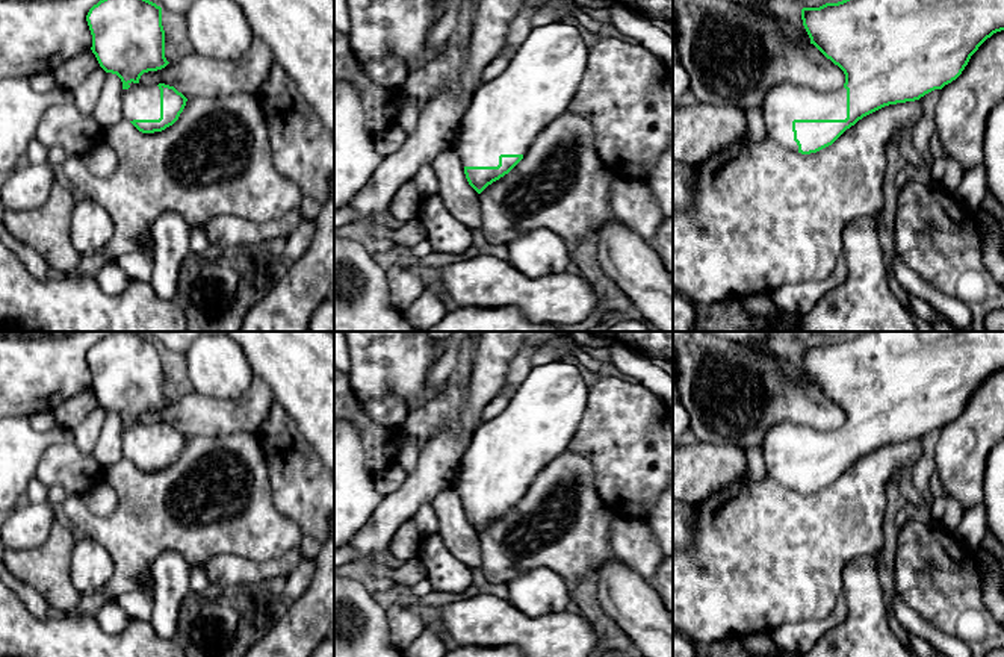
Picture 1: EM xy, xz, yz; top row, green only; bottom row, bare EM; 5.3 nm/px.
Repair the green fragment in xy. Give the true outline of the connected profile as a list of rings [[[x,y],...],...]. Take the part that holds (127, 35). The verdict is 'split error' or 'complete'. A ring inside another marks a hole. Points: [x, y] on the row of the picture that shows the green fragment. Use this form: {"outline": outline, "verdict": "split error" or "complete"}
{"outline": [[[100,0],[94,5],[86,21],[92,35],[92,53],[106,73],[116,74],[122,82],[122,118],[130,121],[142,133],[162,132],[172,126],[183,112],[187,98],[174,86],[159,83],[144,86],[139,79],[144,73],[165,68],[169,62],[165,58],[165,30],[162,26],[162,8],[150,0]]], "verdict": "split error"}

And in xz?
{"outline": [[[576,24],[532,27],[505,71],[475,89],[452,150],[481,194],[508,174],[538,133],[567,111],[587,70],[588,45]]], "verdict": "split error"}

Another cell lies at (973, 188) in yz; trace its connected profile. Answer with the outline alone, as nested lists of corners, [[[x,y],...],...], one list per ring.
[[[983,163],[965,171],[956,198],[969,210],[977,212],[981,209],[986,195],[986,168]]]

